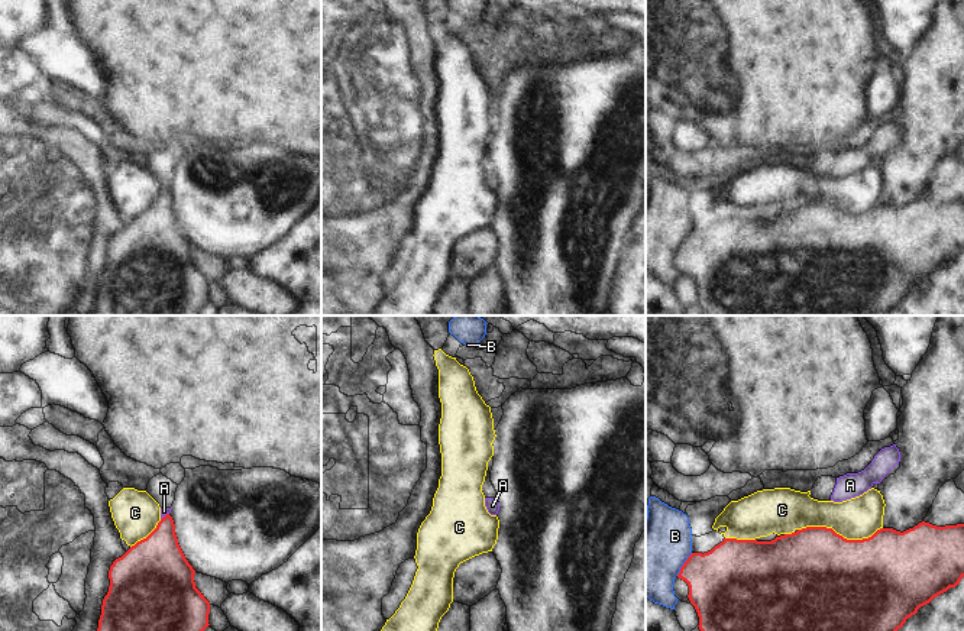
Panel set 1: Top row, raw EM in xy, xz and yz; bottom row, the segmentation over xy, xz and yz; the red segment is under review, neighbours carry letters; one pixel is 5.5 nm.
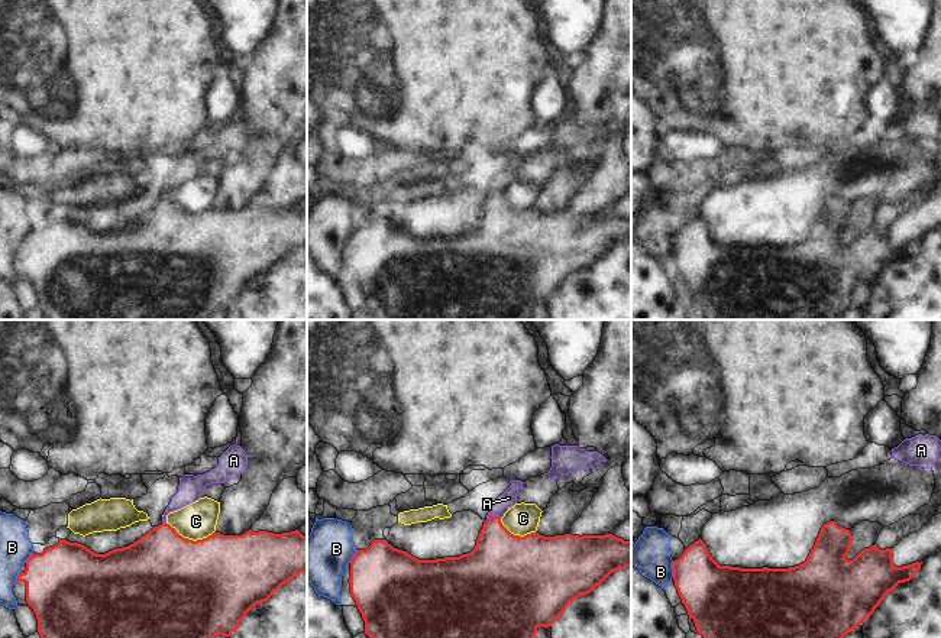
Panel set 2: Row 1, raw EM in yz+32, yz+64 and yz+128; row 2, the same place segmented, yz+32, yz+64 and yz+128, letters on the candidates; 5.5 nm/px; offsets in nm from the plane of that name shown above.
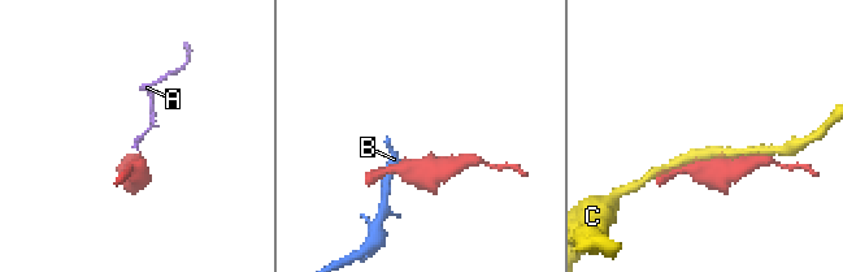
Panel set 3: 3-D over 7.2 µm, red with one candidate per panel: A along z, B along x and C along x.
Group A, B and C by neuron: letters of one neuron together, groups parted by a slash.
A / B / C

